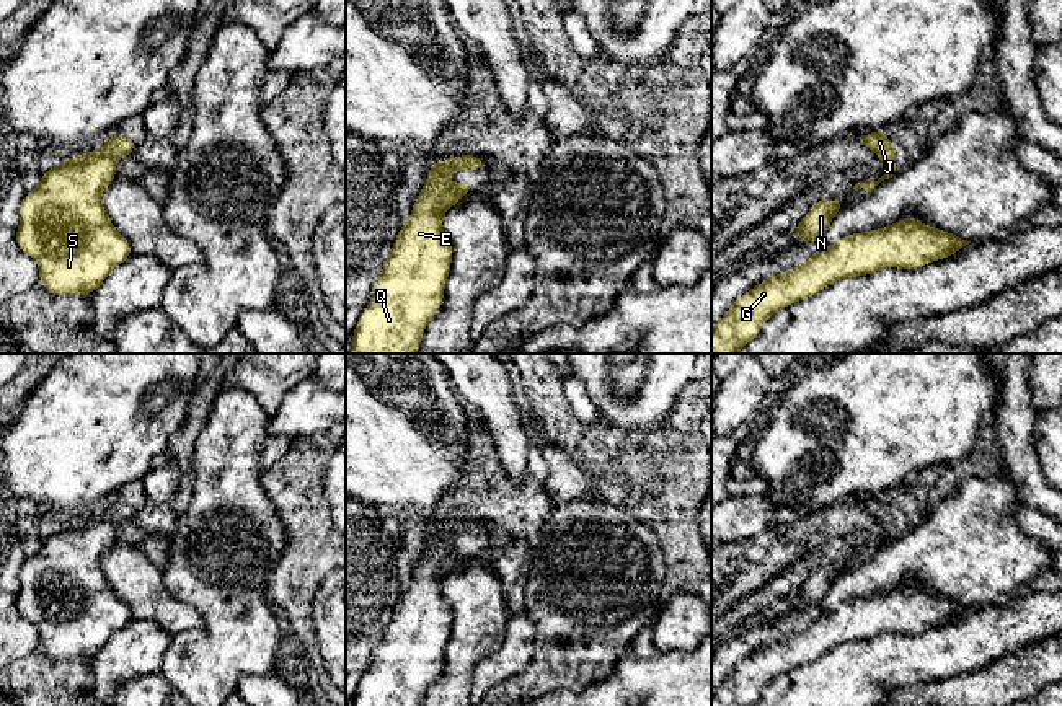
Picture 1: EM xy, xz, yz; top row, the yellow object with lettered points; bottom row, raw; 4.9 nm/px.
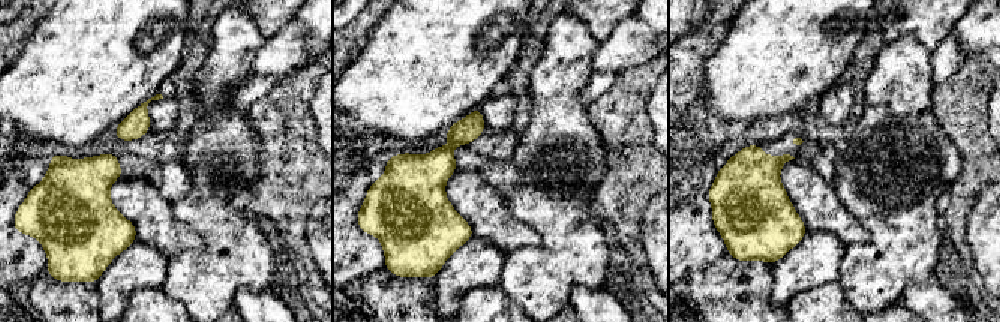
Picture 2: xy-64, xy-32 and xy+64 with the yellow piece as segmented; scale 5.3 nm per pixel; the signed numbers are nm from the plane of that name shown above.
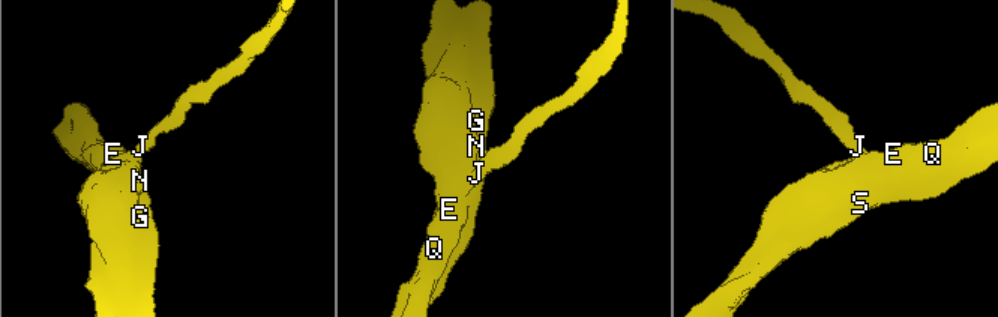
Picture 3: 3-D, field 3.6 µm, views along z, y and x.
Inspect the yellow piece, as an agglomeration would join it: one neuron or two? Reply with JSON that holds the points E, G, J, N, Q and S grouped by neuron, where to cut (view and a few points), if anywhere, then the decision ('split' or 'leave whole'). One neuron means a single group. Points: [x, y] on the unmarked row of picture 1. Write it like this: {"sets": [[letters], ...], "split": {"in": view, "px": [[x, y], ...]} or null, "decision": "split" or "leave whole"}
{"sets": [["E", "G", "J", "N", "Q", "S"]], "split": null, "decision": "leave whole"}

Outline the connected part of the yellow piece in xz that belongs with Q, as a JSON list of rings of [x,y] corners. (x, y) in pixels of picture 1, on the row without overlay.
[[[476,520],[431,527],[426,549],[396,600],[352,706],[421,706],[426,690],[442,672],[454,621],[442,580],[475,553],[445,545],[452,536],[480,533],[486,532]]]

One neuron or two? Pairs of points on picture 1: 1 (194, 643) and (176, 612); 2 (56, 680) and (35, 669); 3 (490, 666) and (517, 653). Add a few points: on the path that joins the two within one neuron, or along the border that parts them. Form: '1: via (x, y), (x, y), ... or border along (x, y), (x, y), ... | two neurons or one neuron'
1: border along (173, 594), (201, 617), (204, 623), (201, 630) | two neurons
2: via (51, 680), (39, 674) | one neuron
3: via (496, 666), (511, 657) | one neuron

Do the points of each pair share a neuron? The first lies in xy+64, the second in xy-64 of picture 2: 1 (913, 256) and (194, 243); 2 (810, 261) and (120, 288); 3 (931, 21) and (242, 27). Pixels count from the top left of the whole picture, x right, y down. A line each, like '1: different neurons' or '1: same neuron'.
1: different neurons
2: same neuron
3: different neurons

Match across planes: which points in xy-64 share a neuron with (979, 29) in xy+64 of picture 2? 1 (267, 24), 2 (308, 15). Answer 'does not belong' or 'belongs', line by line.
1: does not belong
2: does not belong

